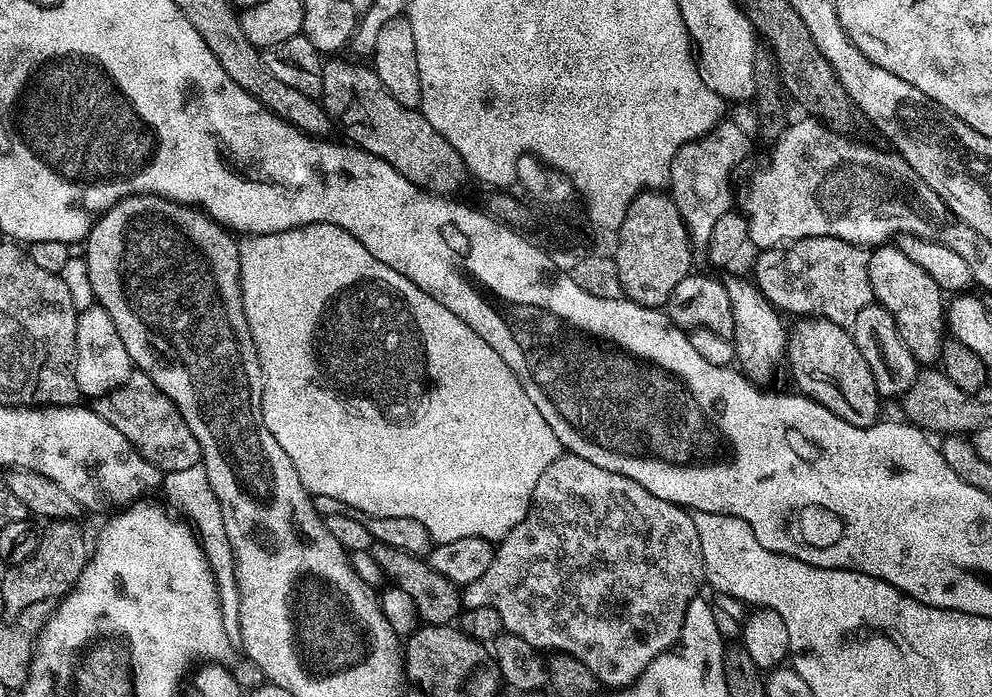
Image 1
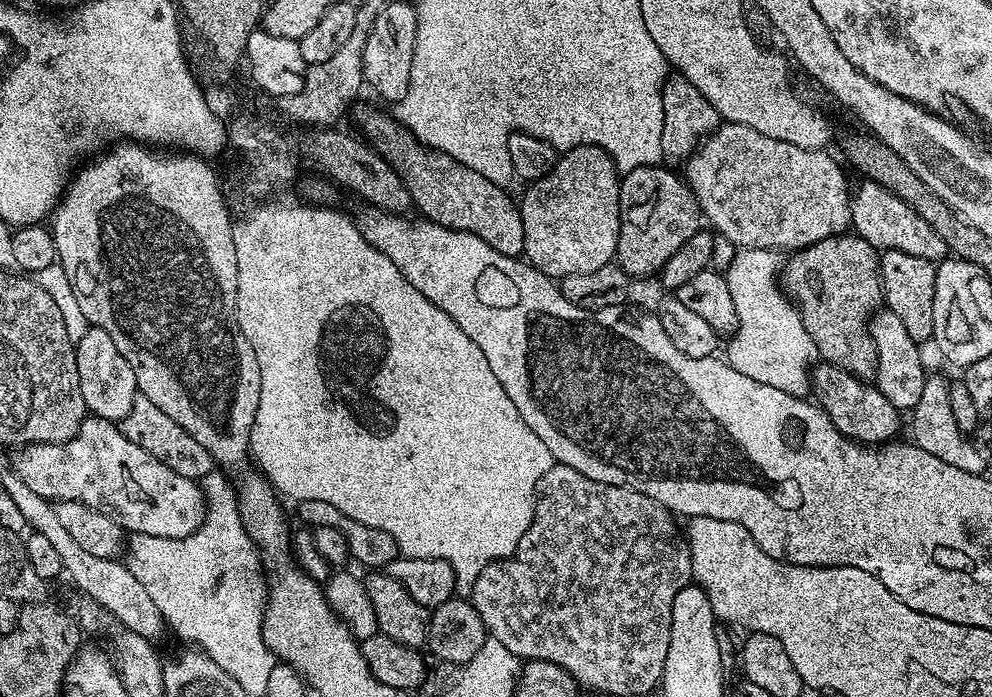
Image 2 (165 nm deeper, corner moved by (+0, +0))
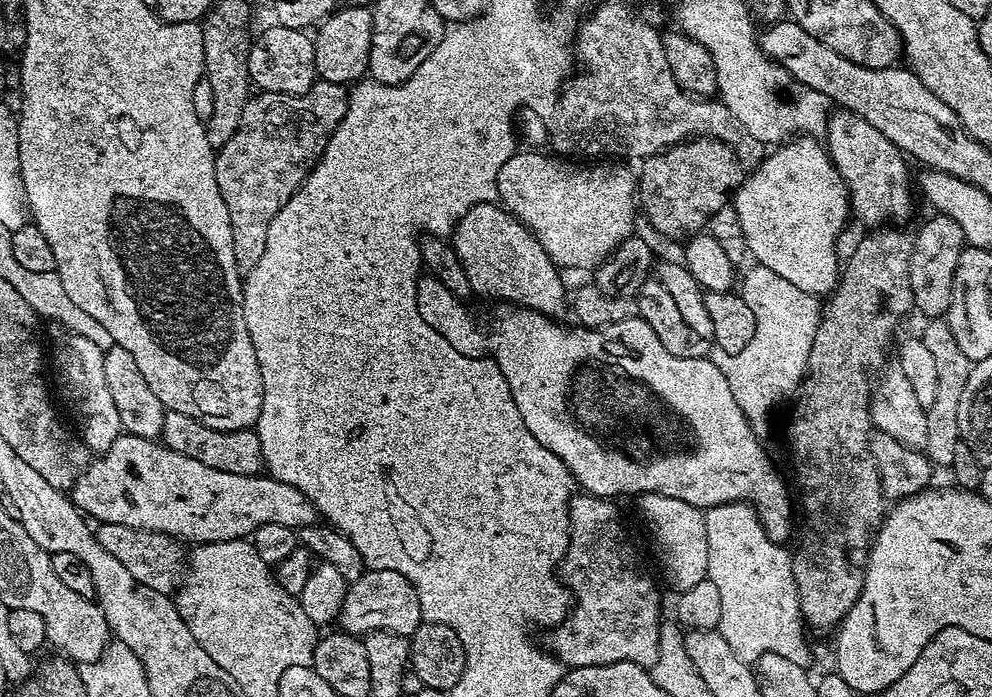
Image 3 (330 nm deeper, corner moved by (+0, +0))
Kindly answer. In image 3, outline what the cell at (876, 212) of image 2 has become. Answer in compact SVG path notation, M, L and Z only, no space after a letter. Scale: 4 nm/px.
M836 110L828 117L826 151L848 187L848 203L853 217L868 226L900 222L912 212L912 192L908 189L906 157L882 130L874 130L866 118L853 112Z

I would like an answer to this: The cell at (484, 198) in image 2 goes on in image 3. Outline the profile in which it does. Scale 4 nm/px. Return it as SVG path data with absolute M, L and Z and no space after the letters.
M496 202L479 204L470 210L462 219L455 221L456 228L450 235L450 243L456 252L456 257L468 275L472 291L478 297L489 296L492 302L503 302L508 306L519 306L540 312L544 316L559 317L559 312L566 308L566 292L564 296L564 280L561 269L542 250L542 246L534 238L529 228L525 228L521 220L516 219L507 208Z

